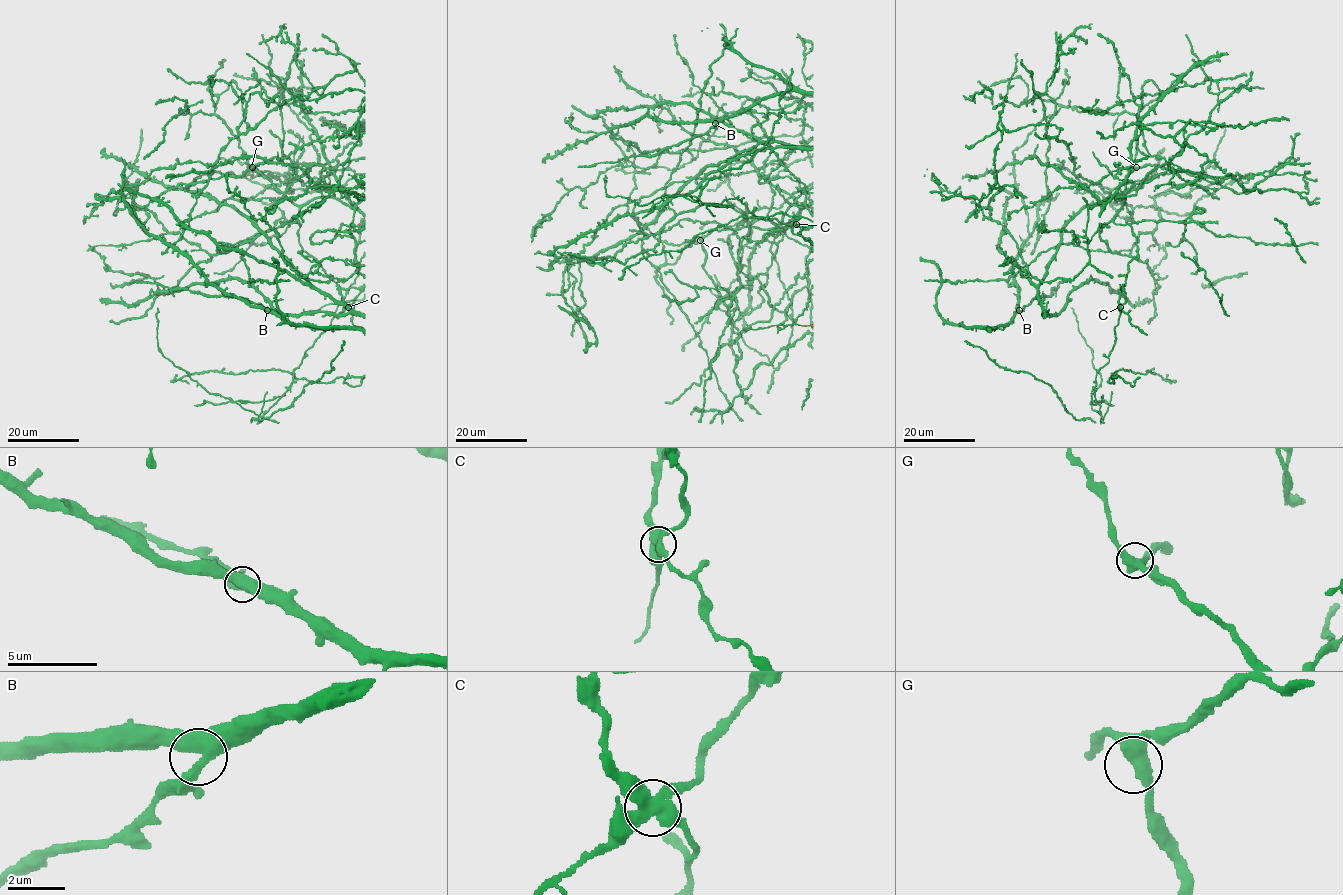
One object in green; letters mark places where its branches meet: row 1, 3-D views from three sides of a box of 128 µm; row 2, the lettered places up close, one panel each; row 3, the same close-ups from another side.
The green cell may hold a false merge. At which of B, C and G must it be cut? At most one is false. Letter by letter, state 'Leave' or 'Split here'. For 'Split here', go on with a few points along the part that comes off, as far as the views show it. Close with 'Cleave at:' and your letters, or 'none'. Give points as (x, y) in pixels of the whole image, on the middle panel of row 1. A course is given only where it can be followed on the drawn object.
B: Leave
C: Split here. Course of the part to remove: (796, 224), (756, 217), (737, 198), (712, 205), (700, 199), (709, 181), (737, 169), (771, 137), (791, 68)
G: Leave
Cleave at: C

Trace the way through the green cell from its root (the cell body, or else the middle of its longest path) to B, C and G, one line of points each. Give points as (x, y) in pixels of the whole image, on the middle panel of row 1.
B: (697, 116), (710, 66), (721, 55), (724, 40), (746, 61), (772, 69), (791, 86), (715, 123)
C: (697, 116), (665, 184), (666, 204), (677, 214), (732, 206), (748, 219), (749, 241), (796, 224)
G: (697, 116), (691, 143), (665, 184), (666, 204), (677, 214), (705, 203), (728, 205), (747, 221), (700, 240)

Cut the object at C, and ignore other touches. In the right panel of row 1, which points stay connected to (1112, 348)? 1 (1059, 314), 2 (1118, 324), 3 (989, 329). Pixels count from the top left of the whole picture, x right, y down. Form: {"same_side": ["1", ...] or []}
{"same_side": ["2"]}

